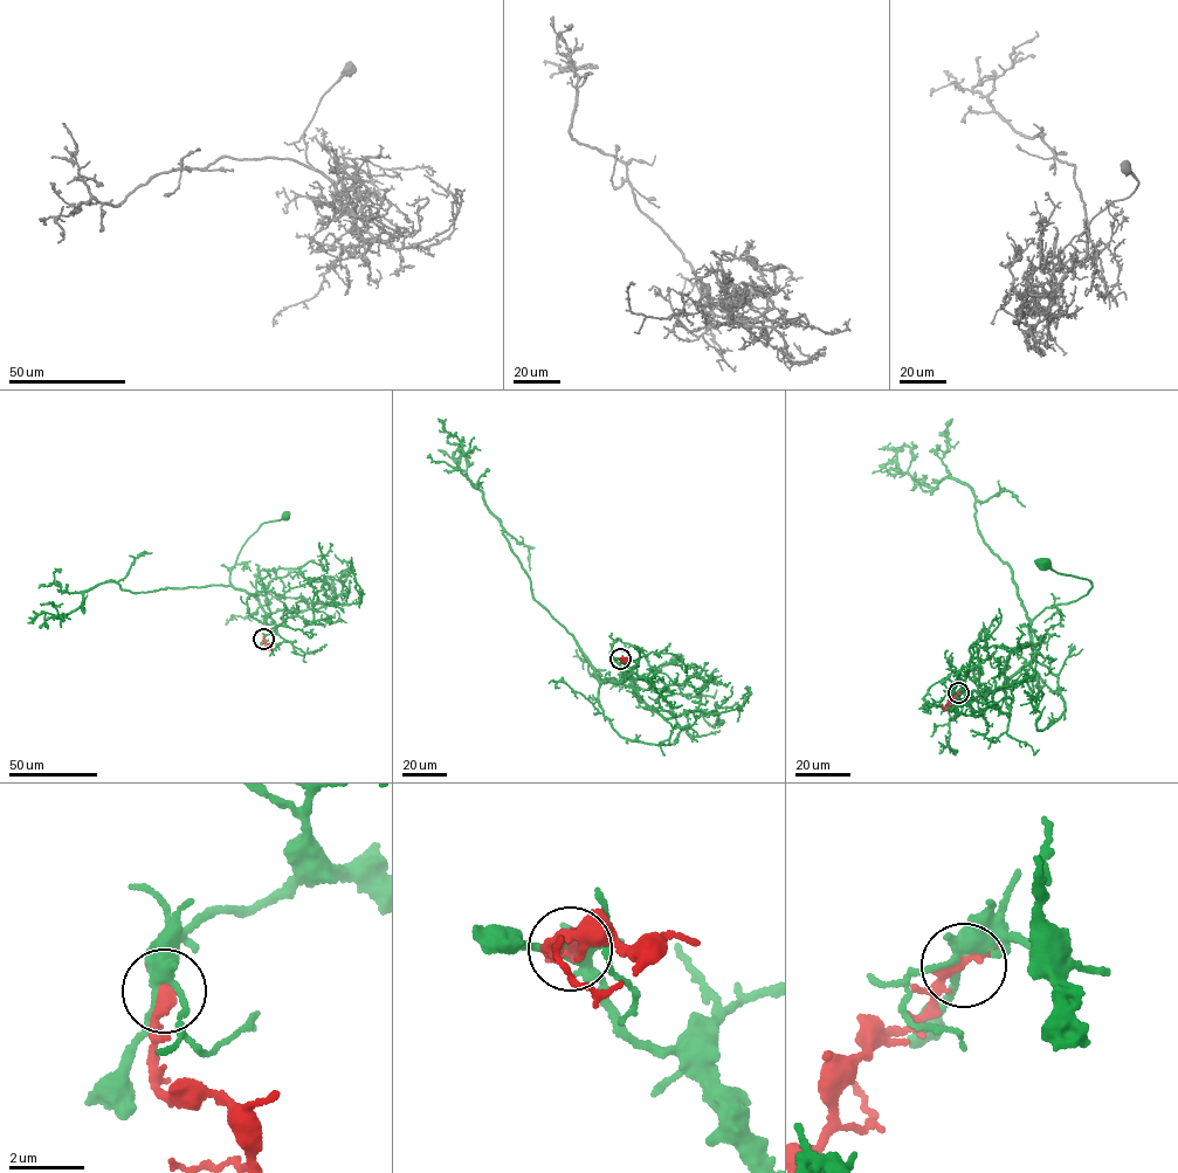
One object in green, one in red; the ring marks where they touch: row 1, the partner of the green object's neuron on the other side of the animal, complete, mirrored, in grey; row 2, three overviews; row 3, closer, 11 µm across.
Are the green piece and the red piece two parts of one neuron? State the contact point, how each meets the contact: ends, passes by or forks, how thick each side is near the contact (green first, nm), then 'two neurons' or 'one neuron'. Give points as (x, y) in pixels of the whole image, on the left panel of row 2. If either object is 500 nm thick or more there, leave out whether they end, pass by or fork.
at (263, 639); green forks there; red ends there; 240 nm thick on the green side, 420 nm on the other; two neurons

